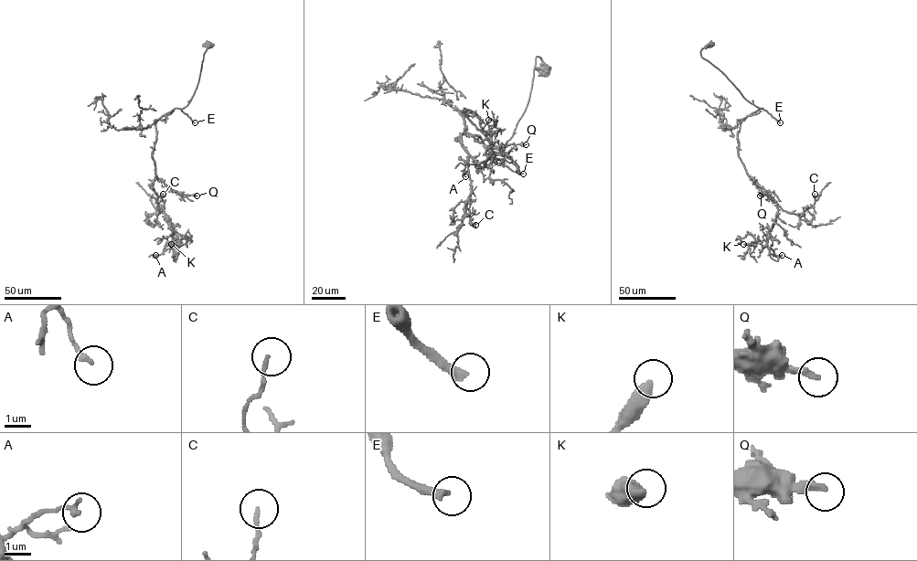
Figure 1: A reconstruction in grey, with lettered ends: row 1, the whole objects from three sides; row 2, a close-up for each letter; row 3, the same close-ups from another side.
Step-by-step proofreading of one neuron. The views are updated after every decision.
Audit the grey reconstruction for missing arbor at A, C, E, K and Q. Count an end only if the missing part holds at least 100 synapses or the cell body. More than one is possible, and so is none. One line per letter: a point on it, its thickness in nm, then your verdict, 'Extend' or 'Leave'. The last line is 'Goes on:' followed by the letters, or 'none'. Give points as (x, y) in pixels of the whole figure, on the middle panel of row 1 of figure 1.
A: Place: (465, 176). Thickness 200 nm. Leave
C: Place: (475, 225). Thickness 130 nm. Leave
E: Place: (523, 174). Thickness 280 nm. Extend
K: Place: (488, 120). Thickness 440 nm. Leave
Q: Place: (526, 144). Thickness 240 nm. Leave
Goes on: E

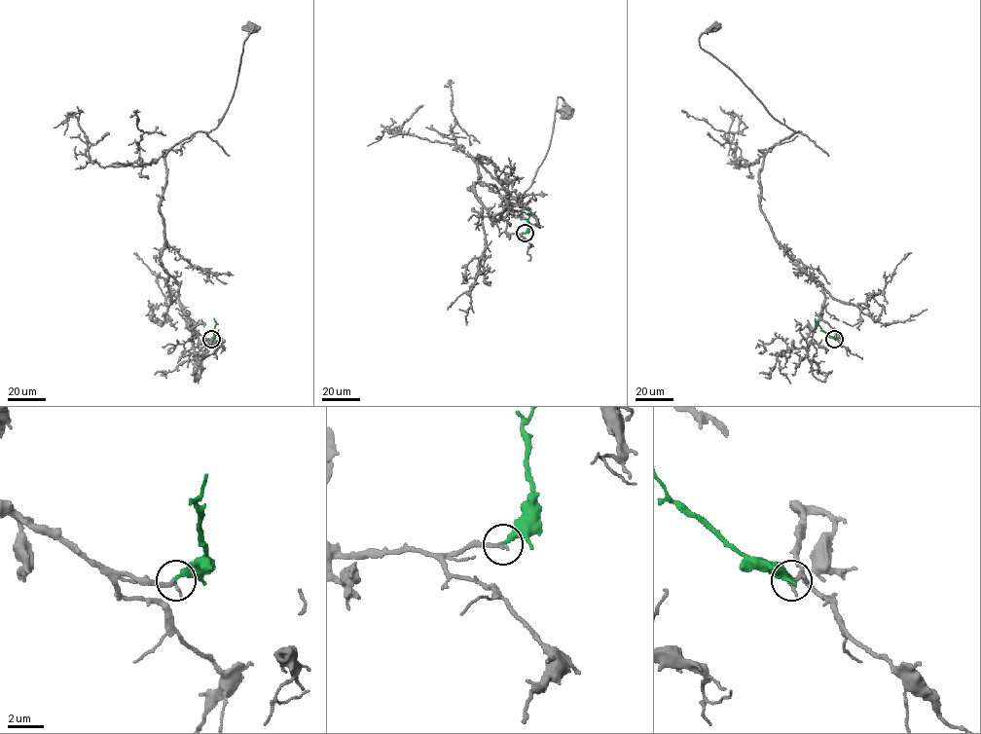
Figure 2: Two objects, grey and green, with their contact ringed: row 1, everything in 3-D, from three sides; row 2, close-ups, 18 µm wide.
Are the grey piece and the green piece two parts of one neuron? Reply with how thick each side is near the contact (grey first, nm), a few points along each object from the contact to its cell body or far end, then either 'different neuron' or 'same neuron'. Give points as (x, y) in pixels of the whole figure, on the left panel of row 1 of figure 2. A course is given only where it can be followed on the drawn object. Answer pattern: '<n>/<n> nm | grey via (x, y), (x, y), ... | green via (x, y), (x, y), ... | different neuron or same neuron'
260/300 nm | grey via (211, 339), (192, 329), (178, 285), (161, 260), (164, 155), (192, 134), (218, 126), (236, 84), (251, 25) | green via (211, 339), (214, 335), (214, 317) | same neuron

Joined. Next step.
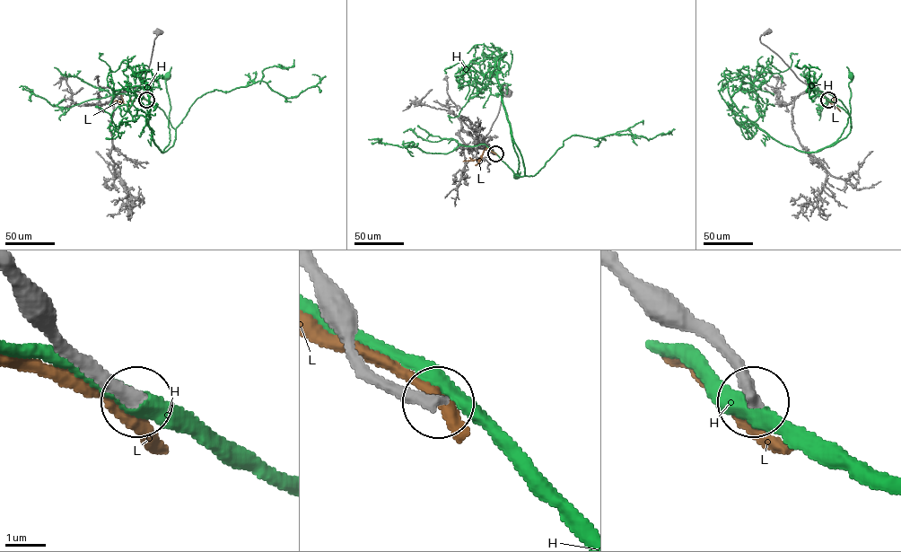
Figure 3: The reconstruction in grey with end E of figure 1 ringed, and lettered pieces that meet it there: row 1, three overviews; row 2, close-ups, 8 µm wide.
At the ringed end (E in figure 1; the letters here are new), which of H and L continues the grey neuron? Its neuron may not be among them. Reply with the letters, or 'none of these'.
none of these

